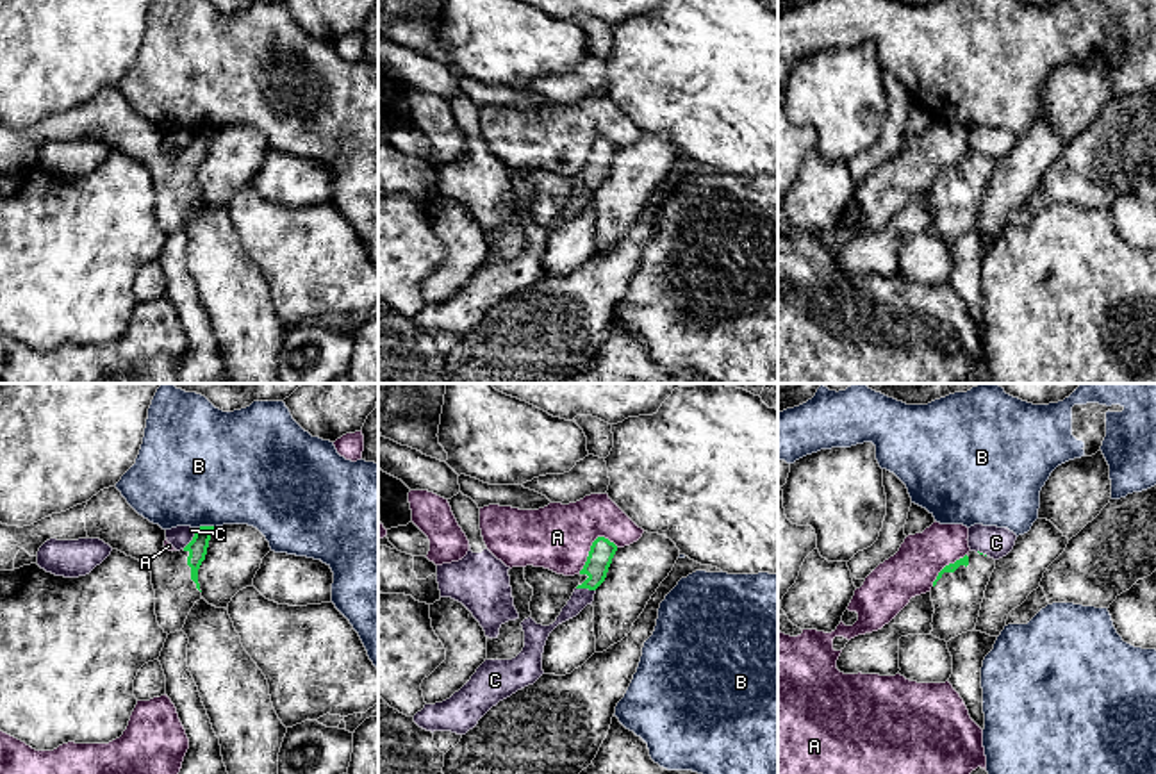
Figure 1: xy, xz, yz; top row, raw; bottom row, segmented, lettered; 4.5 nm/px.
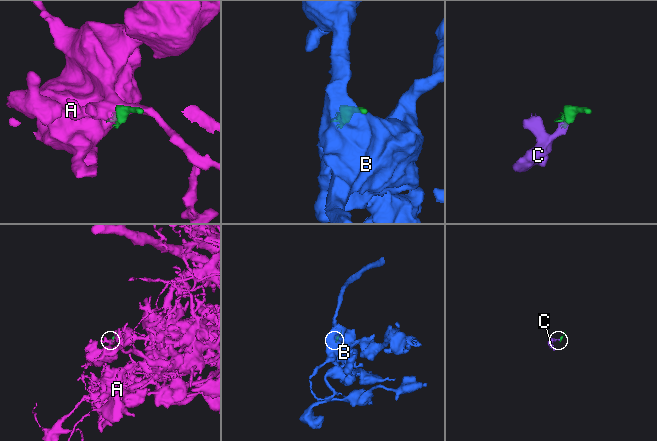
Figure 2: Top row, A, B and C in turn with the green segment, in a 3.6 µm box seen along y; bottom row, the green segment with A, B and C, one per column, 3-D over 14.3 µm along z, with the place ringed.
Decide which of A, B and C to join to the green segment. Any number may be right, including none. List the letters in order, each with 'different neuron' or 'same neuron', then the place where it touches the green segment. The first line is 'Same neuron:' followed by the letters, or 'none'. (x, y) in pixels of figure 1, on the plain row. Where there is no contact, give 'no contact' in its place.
Same neuron: none
A: different neuron; meets green in xz at (591, 147)
B: different neuron; meets green in xy at (204, 127)
C: different neuron; meets green in xy at (193, 139)

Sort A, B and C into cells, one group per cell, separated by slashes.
A / B / C

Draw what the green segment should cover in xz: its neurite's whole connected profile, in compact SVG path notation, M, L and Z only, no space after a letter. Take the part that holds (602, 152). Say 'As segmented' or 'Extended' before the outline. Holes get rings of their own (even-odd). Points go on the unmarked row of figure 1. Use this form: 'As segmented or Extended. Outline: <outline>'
Extended. Outline: M598 137L589 152L583 169L574 177L557 175L544 168L524 168L524 180L533 189L530 202L532 219L549 226L576 189L596 191L607 178L617 146L605 137Z

